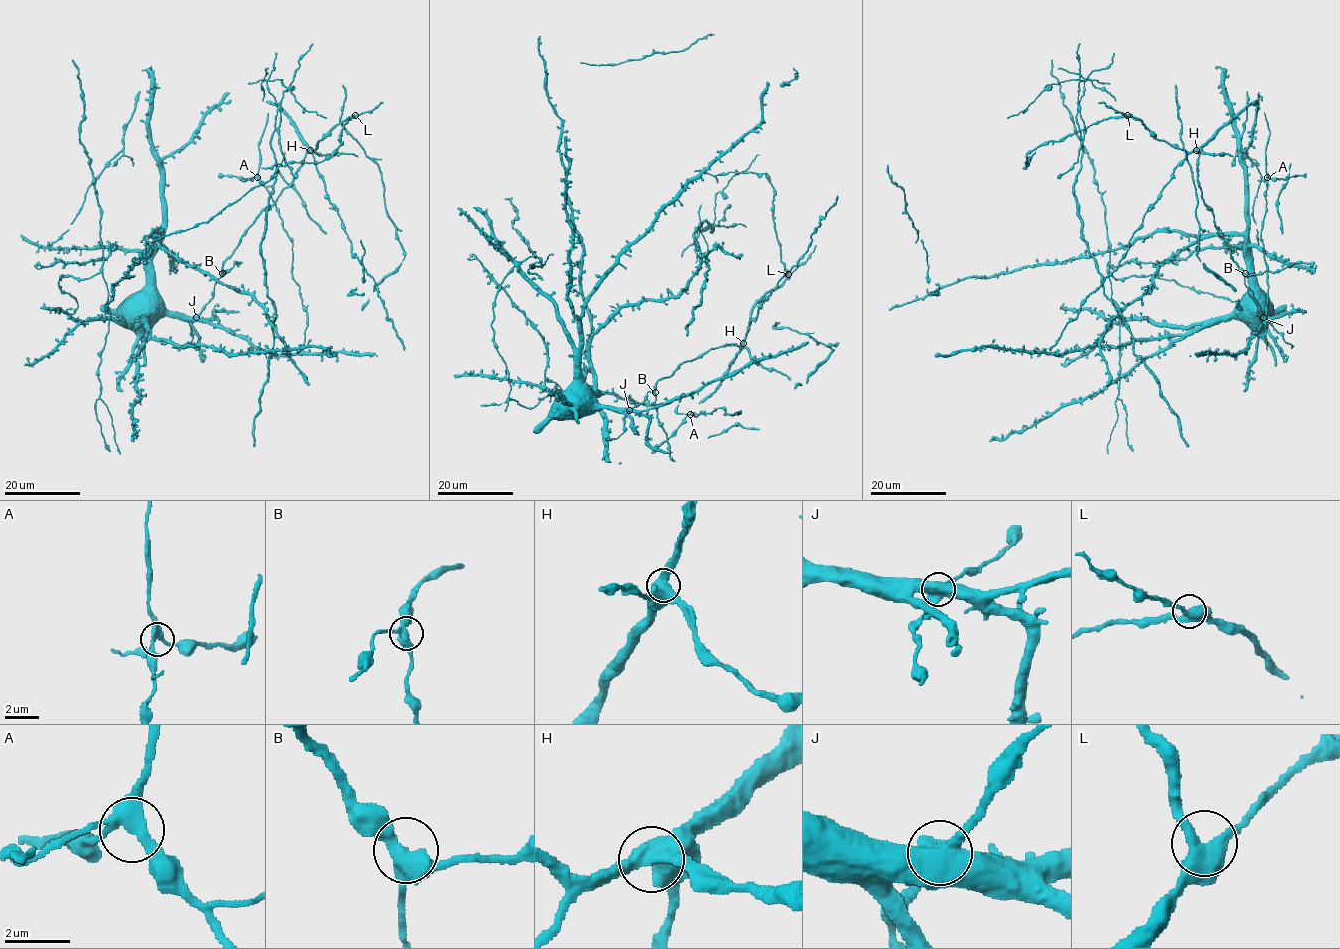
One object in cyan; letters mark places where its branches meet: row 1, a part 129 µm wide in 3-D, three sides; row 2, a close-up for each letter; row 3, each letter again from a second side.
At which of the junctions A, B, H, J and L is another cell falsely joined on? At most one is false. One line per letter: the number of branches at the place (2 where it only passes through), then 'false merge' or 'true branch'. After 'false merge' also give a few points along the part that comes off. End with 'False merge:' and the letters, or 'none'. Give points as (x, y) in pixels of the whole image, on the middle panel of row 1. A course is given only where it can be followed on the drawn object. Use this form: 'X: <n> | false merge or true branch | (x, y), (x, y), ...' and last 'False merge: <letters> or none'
A: 4 | true branch
B: 3 | true branch
H: 3 | true branch
J: 4 | false merge | (629, 410), (585, 395), (590, 339), (622, 307), (676, 296), (708, 266), (694, 234), (759, 154)
L: 3 | true branch
False merge: J

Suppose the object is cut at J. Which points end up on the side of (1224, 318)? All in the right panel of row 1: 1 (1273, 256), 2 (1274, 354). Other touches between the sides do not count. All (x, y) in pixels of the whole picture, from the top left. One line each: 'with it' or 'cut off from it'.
1: with it
2: with it

